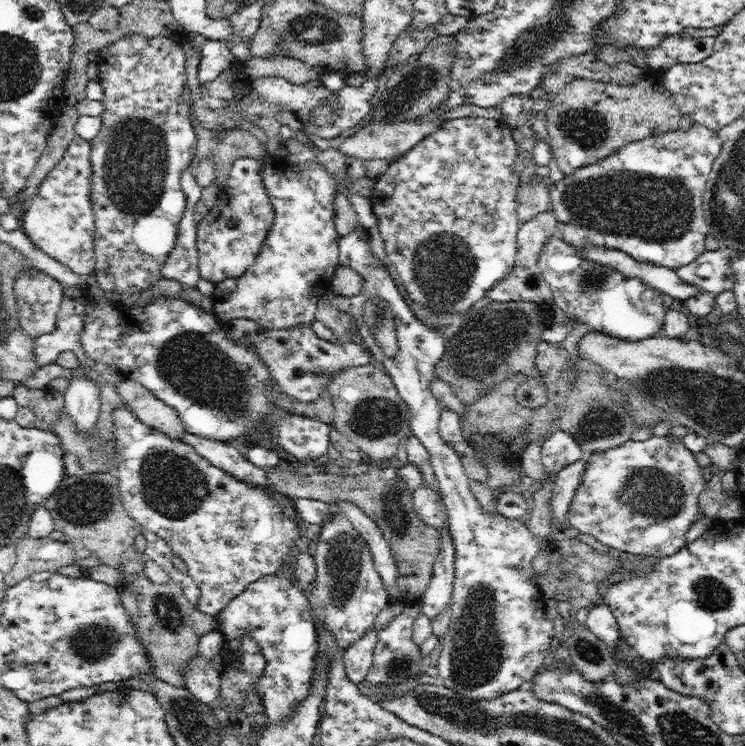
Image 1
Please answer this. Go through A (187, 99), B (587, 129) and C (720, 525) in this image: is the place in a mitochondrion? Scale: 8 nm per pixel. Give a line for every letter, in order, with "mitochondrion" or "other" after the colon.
A: other
B: mitochondrion
C: other

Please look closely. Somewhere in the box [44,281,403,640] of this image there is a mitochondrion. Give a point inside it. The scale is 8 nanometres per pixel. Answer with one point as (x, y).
(191, 364)

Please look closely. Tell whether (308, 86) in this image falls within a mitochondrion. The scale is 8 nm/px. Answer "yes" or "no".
no

